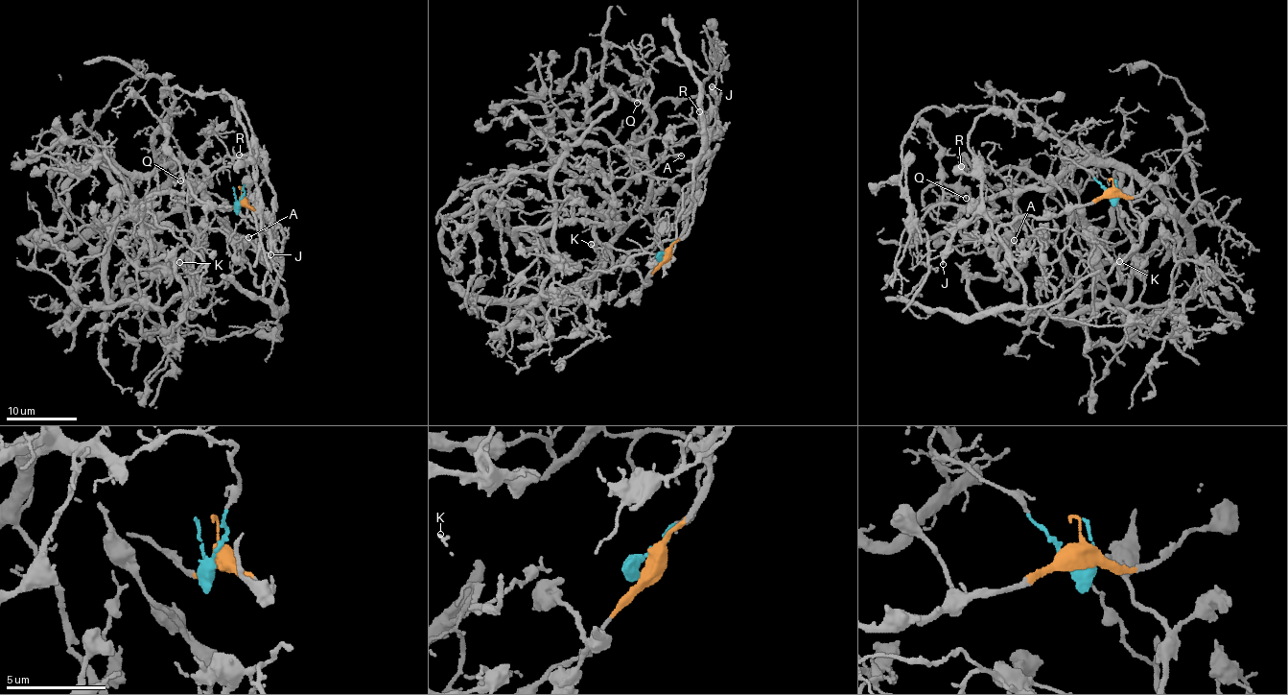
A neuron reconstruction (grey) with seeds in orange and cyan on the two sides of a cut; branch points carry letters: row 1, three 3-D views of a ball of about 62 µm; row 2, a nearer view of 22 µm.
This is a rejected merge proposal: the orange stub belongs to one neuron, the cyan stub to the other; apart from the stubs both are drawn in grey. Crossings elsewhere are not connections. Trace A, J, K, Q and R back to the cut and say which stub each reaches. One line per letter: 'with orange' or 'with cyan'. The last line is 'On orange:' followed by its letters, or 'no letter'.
A: with cyan
J: with orange
K: with cyan
Q: with cyan
R: with orange
On orange: J, R

